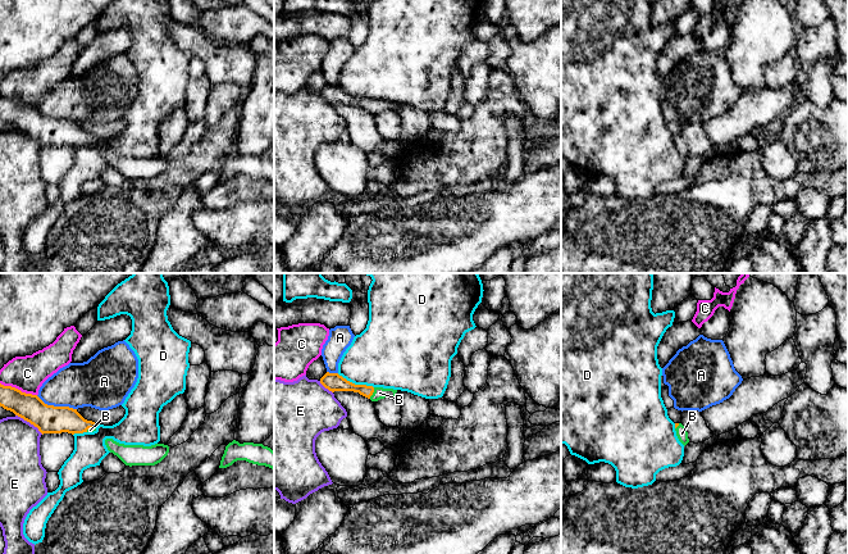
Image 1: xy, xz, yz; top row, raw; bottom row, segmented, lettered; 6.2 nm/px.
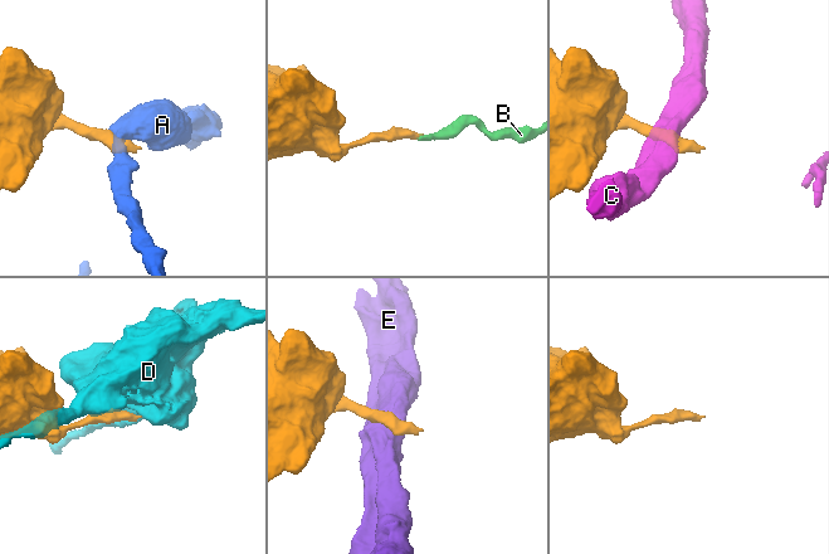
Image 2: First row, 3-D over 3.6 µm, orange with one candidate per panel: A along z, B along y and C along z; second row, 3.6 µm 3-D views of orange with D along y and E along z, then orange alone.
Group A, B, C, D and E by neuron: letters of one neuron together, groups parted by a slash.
A / B / C / D / E

